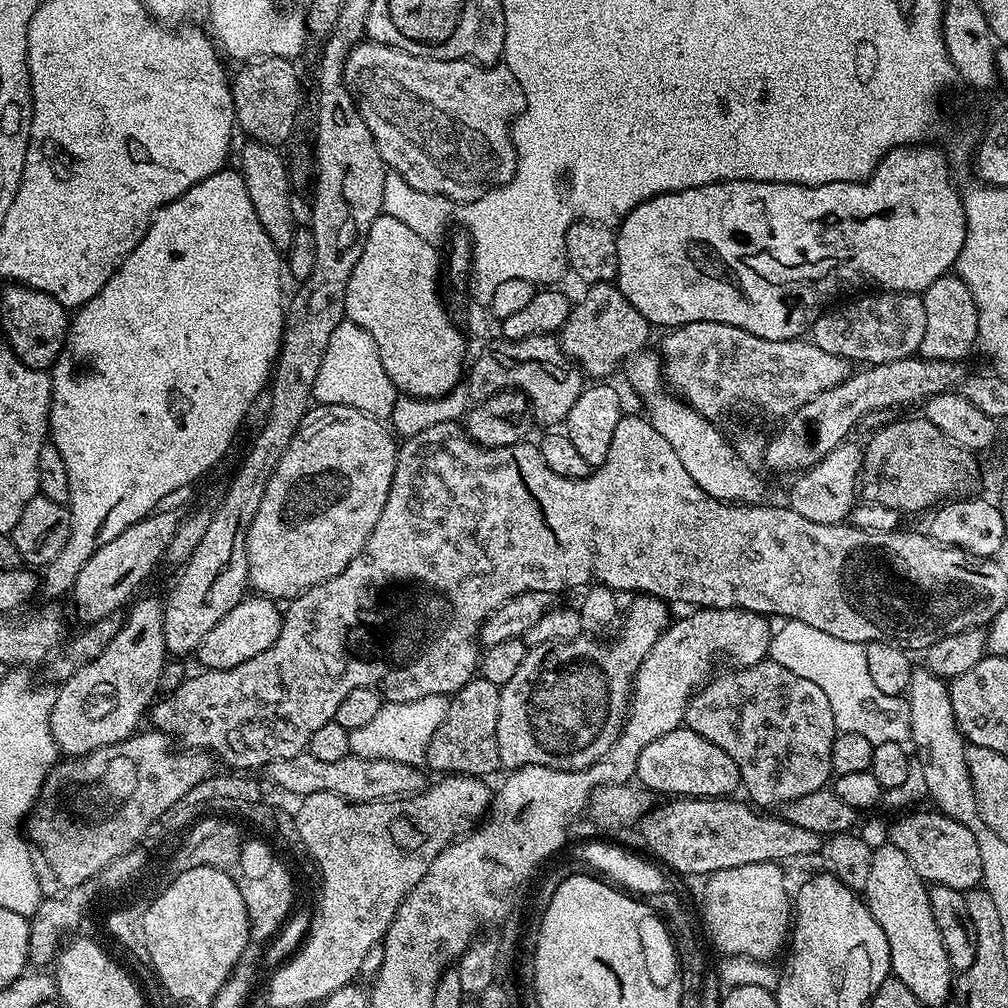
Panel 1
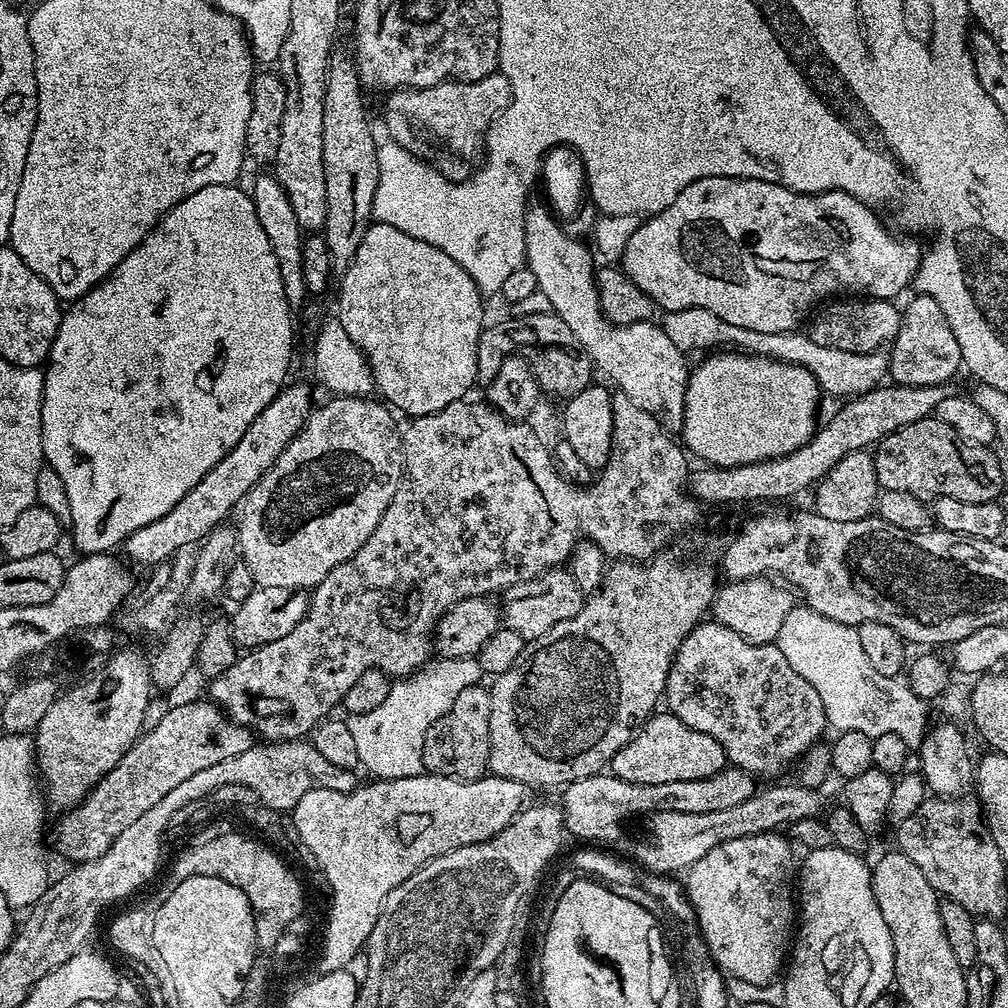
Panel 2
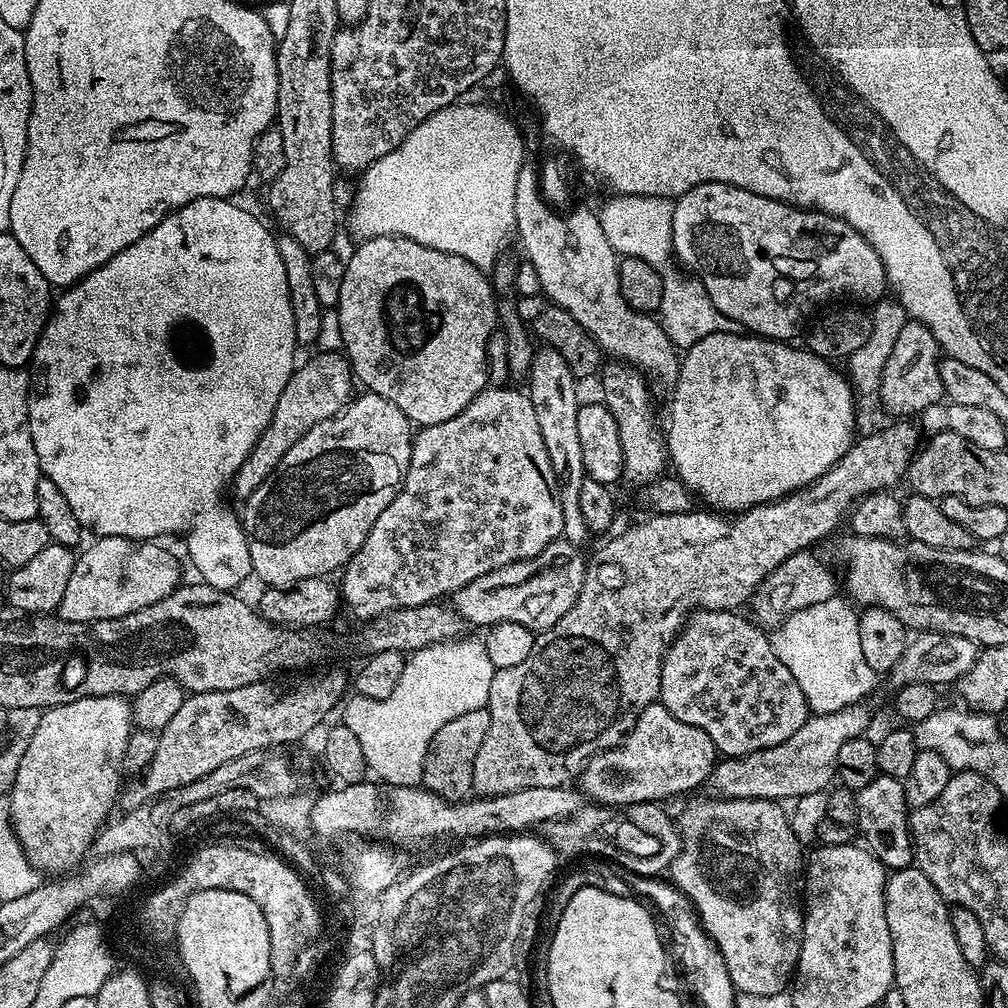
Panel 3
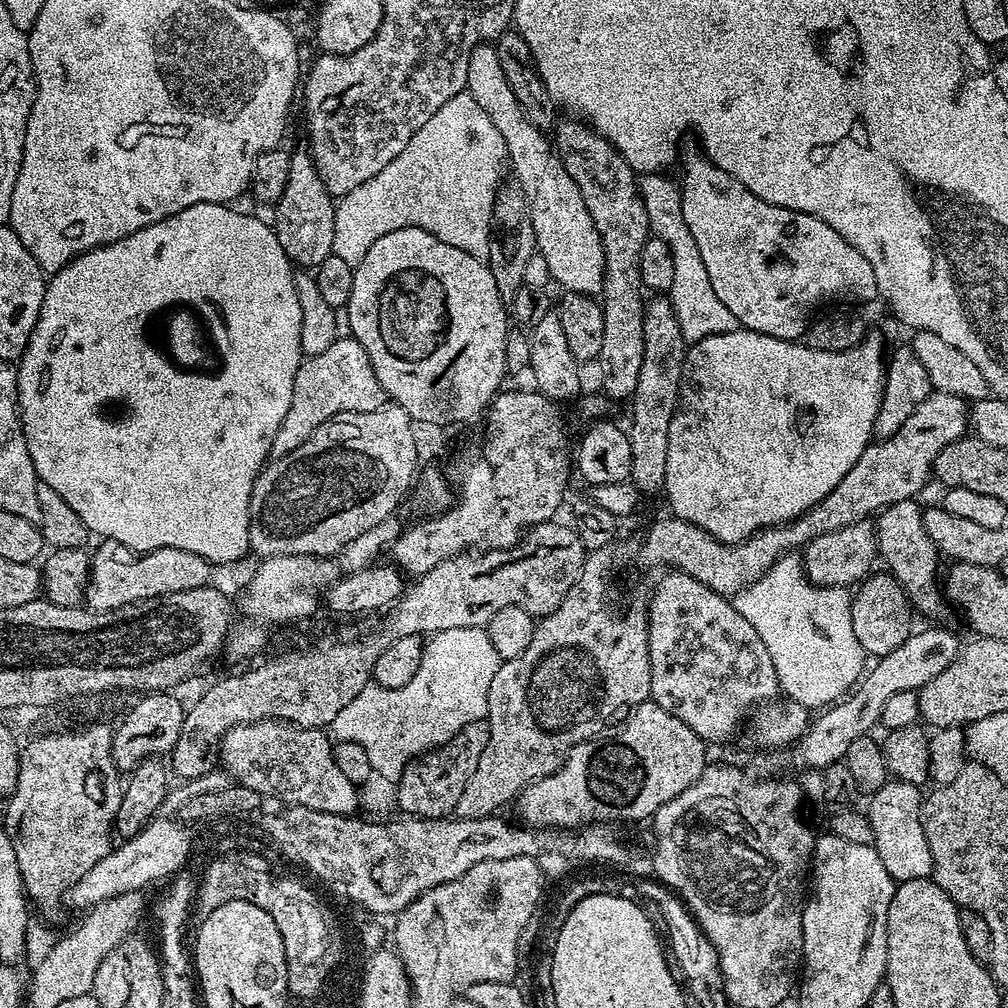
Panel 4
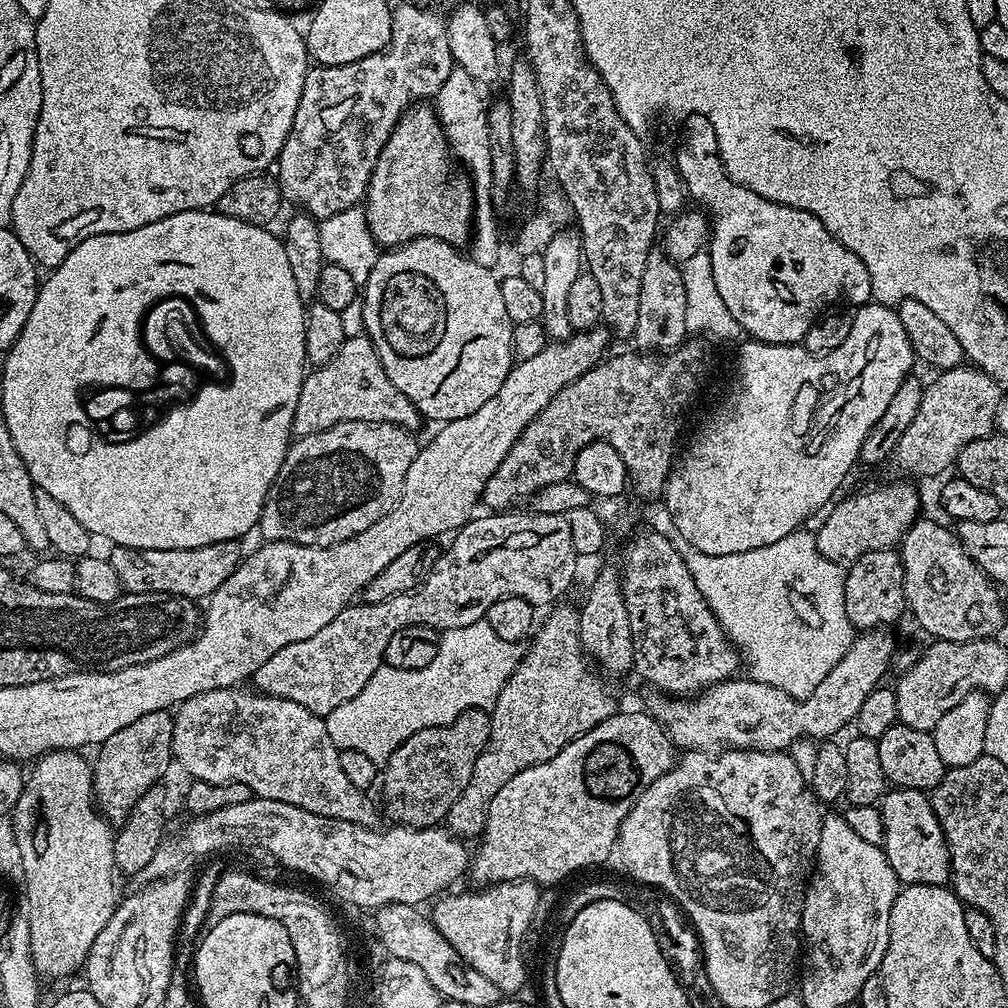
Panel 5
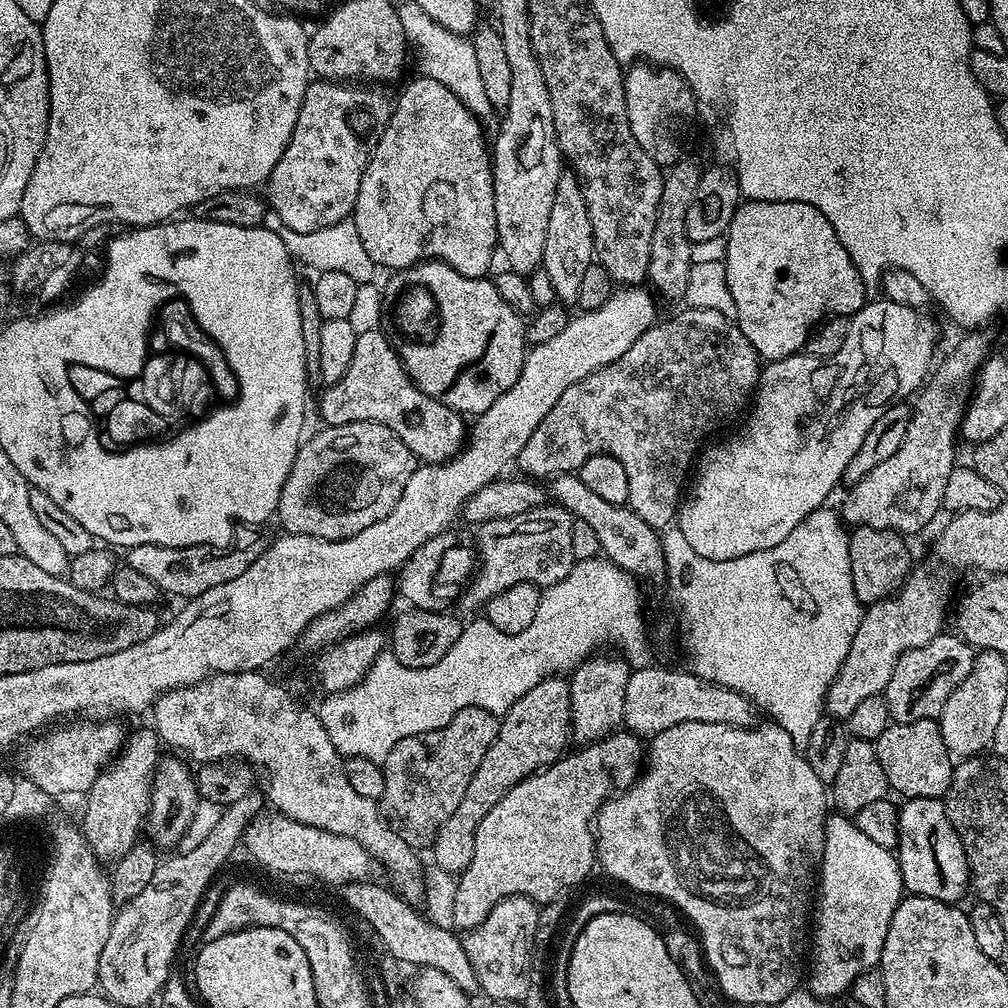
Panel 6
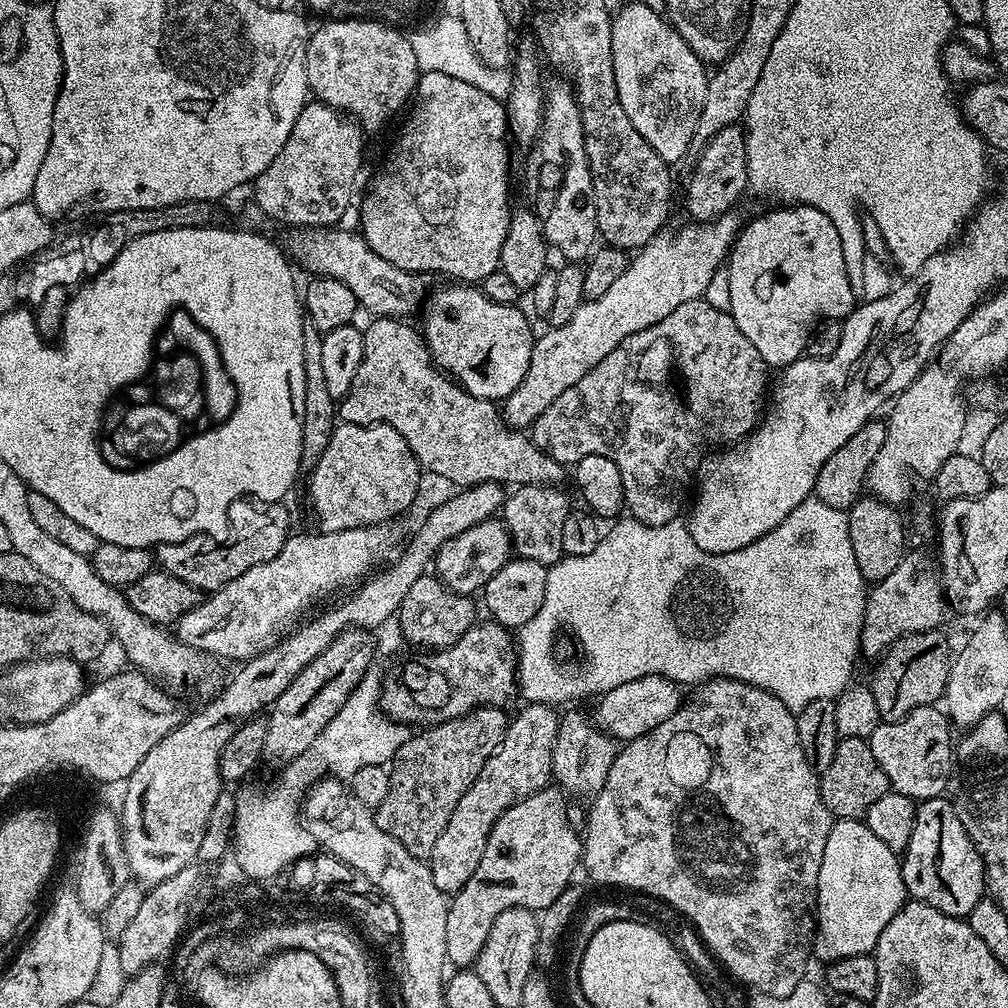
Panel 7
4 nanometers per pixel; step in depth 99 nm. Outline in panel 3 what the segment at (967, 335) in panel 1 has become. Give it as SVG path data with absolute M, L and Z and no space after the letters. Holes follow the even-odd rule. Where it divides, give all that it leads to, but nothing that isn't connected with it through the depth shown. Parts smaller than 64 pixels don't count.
M909 319L906 326L902 326L898 338L894 342L894 350L890 354L890 358L886 358L886 370L882 370L882 382L878 399L884 403L884 408L888 412L893 412L896 418L912 418L915 412L924 412L927 408L935 406L939 400L945 399L942 378L939 377L939 366L942 359L942 349L940 343L937 342L932 331L918 321Z

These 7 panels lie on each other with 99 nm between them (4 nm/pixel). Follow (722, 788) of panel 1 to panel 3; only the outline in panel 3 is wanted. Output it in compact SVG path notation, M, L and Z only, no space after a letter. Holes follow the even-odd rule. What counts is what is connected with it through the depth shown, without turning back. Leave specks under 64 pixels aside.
M657 702L646 706L636 726L614 748L591 756L578 777L578 788L597 805L623 806L630 803L666 802L670 796L692 792L703 785L718 763L718 753L710 734L698 726L678 722L670 710Z

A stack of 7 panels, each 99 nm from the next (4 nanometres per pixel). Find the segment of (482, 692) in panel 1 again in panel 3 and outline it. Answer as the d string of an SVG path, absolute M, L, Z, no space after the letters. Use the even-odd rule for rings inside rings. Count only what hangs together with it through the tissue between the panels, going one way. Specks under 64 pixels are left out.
M487 707L475 708L442 726L428 747L424 759L423 787L429 792L438 794L444 800L459 802L472 792L474 778L474 758L478 758L478 749L482 746L482 738L486 738L486 730L490 730L490 714Z

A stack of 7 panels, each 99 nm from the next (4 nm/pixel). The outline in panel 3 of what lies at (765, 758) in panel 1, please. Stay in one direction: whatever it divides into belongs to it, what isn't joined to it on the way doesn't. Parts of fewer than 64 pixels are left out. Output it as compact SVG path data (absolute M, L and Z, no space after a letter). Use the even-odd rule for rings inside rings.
M701 608L693 611L685 619L684 627L676 633L675 640L669 644L668 649L664 651L664 661L662 662L662 674L660 675L660 695L659 703L664 705L678 722L686 722L686 726L698 726L706 734L710 734L710 742L714 742L717 753L721 757L745 756L754 754L758 750L766 750L770 746L778 746L778 742L786 742L790 734L796 733L808 720L810 709L806 702L806 694L802 694L802 686L794 682L794 674L786 670L786 666L774 654L774 646L770 639L769 633L763 627L757 626L747 615L739 616L741 613L736 610L723 612L717 608Z

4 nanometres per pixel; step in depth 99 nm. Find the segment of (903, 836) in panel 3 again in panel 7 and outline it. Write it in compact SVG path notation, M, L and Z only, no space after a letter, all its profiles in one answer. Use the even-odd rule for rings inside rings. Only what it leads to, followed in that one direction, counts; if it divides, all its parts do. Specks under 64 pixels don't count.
M951 799L922 800L916 805L914 830L902 853L904 891L913 900L934 906L947 916L966 918L978 902L985 899L984 860L978 854L966 826L958 822L956 805Z

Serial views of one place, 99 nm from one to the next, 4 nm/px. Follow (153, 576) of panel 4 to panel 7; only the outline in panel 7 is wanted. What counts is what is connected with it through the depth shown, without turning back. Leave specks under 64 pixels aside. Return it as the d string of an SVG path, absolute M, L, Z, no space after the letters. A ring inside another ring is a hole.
M241 498L233 502L228 508L228 531L230 533L226 542L214 546L211 536L191 536L182 542L170 542L169 544L158 544L154 548L154 560L163 571L174 574L174 578L182 578L190 586L200 589L201 593L211 594L222 586L234 582L238 574L246 574L250 566L258 566L262 562L271 562L282 550L287 542L290 529L288 529L288 512L283 503L261 504L251 498Z

